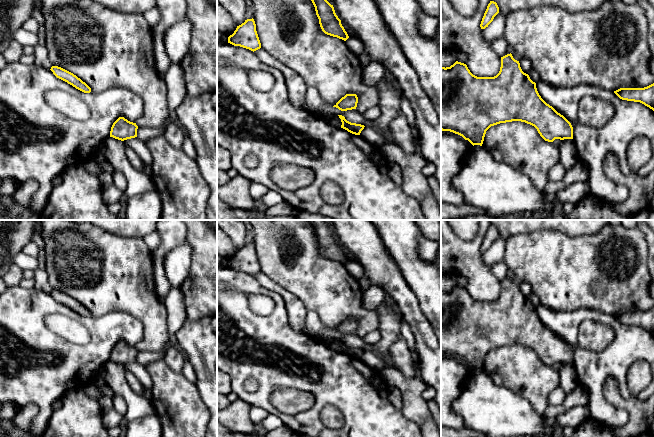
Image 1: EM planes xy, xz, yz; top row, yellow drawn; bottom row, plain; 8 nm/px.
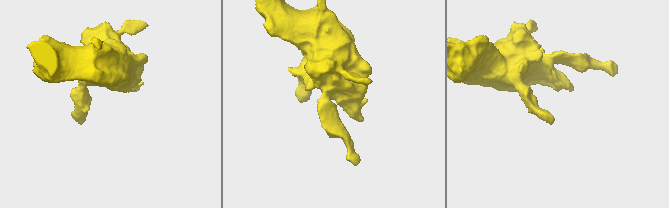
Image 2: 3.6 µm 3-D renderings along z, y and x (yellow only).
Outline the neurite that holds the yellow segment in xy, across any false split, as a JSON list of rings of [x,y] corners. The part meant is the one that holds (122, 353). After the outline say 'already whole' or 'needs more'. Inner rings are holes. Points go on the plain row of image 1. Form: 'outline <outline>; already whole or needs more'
outline [[[119,341],[112,349],[110,361],[124,365],[137,361],[138,350],[124,341]]]; already whole

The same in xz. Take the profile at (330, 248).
outline [[[325,220],[308,221],[315,231],[322,255],[327,259],[346,265],[349,260],[341,248],[341,244],[336,239],[333,229],[326,224]]]; already whole

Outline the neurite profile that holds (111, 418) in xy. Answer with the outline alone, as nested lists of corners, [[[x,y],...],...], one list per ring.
[[[114,408],[103,412],[103,422],[107,428],[114,428],[124,424],[124,416]]]

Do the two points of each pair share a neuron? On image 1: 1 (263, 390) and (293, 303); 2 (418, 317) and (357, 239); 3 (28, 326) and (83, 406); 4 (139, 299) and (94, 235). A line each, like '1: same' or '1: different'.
1: different
2: same
3: different
4: same

